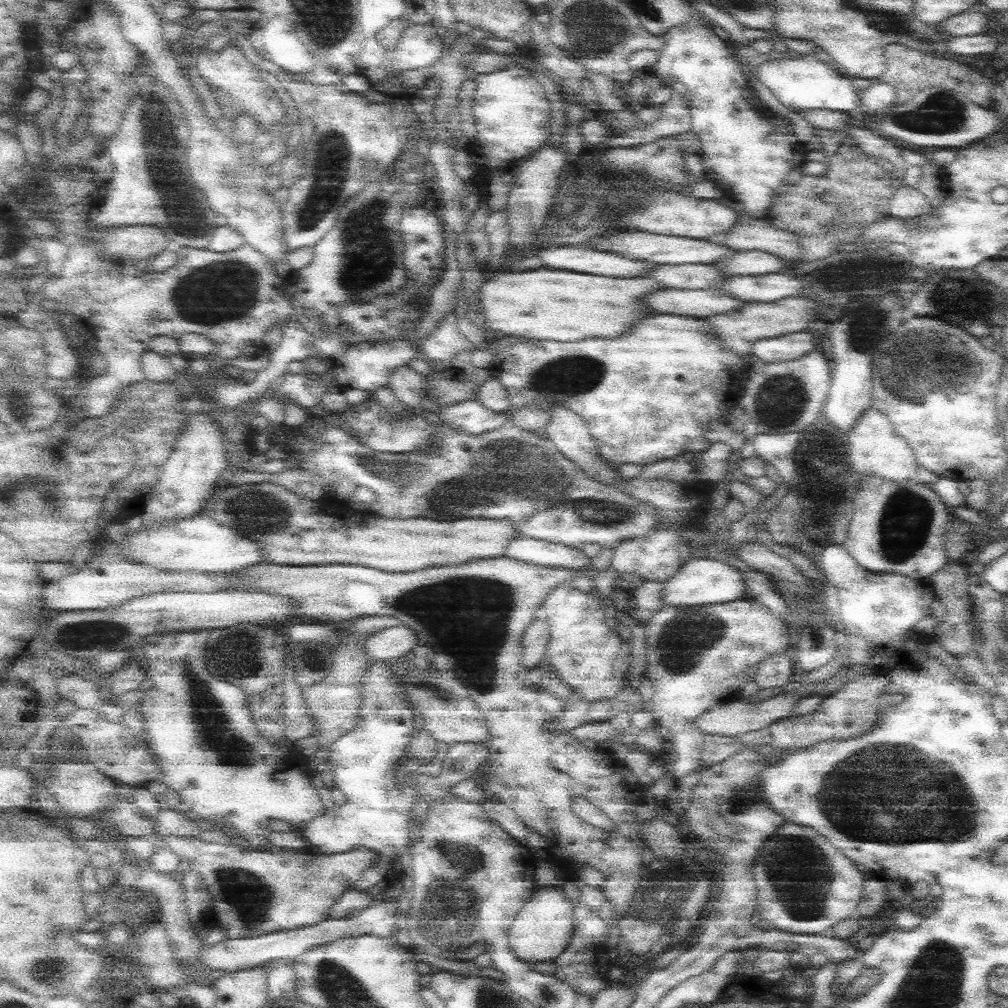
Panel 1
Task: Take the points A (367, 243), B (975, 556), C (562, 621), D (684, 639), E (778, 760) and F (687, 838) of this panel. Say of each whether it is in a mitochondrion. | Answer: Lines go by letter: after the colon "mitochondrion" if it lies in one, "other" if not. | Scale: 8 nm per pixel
A: mitochondrion
B: other
C: other
D: mitochondrion
E: other
F: other

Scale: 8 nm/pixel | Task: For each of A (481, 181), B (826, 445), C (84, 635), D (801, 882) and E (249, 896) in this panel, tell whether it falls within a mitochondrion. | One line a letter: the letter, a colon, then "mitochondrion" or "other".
A: other
B: other
C: mitochondrion
D: mitochondrion
E: mitochondrion

